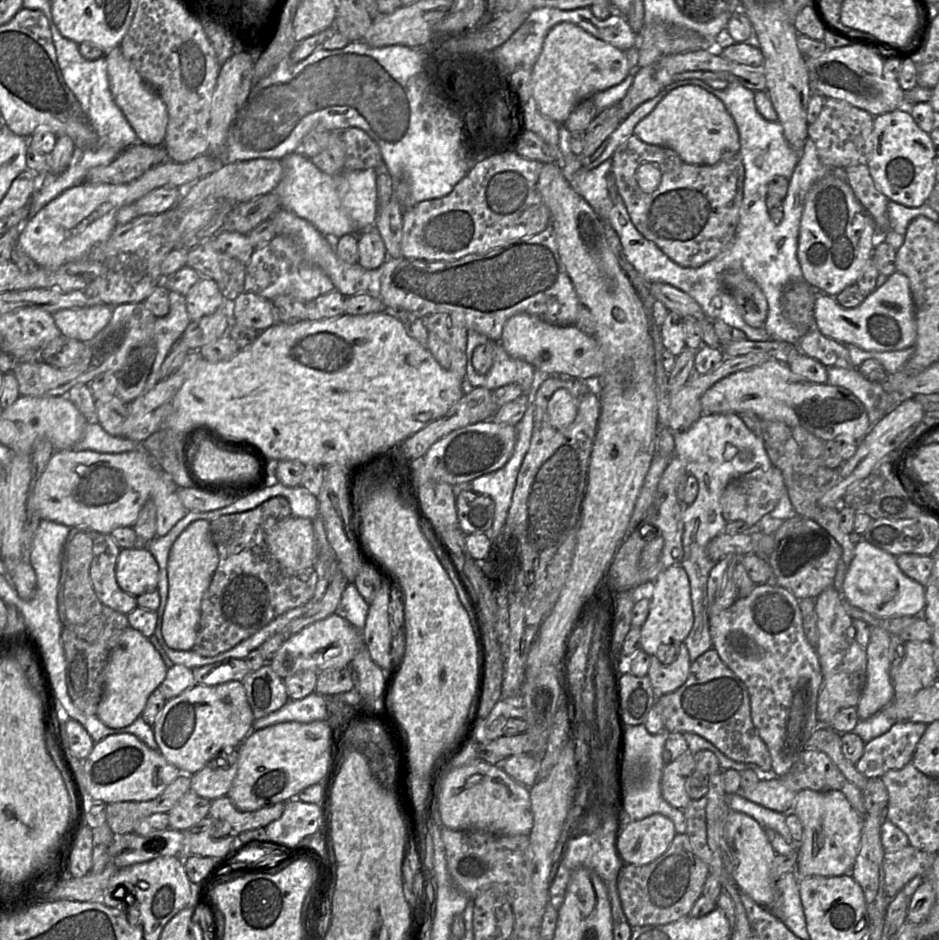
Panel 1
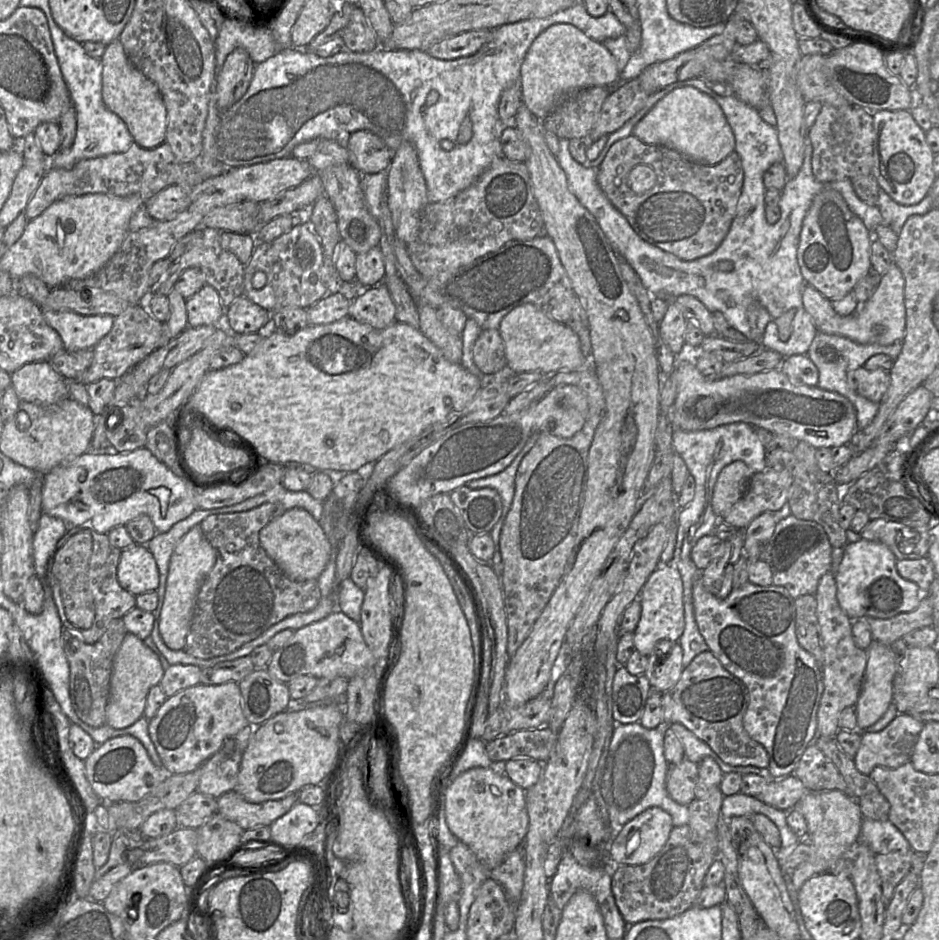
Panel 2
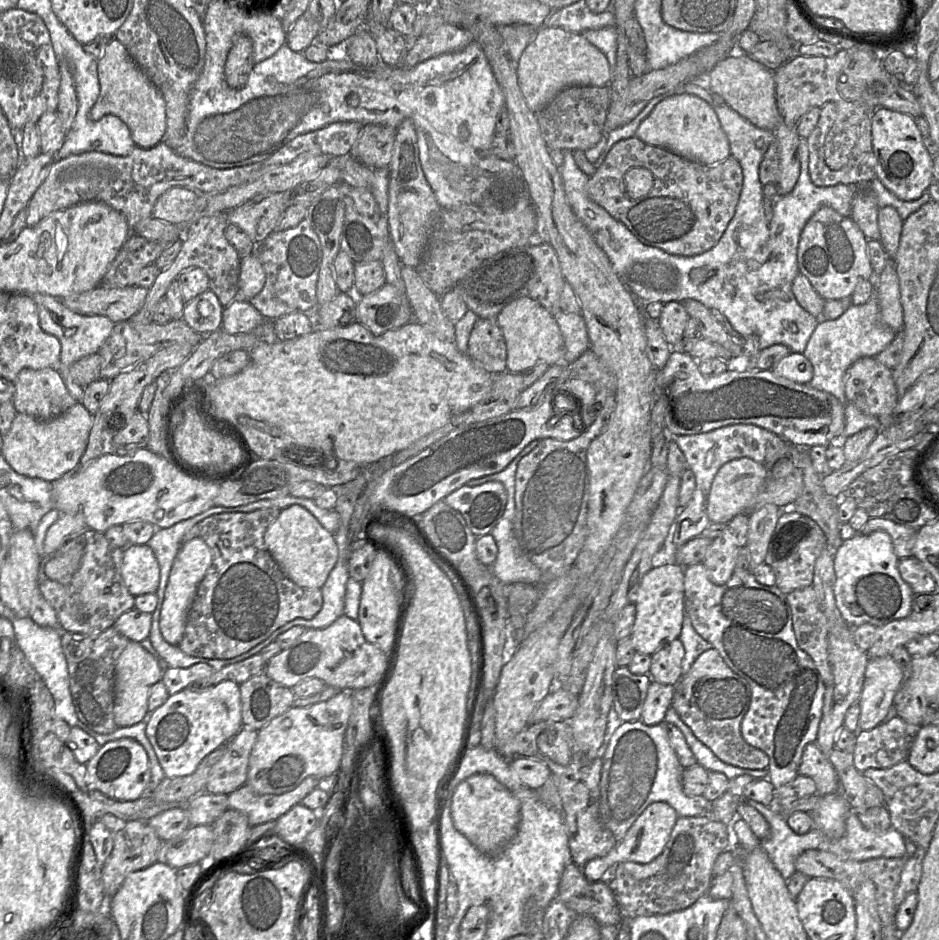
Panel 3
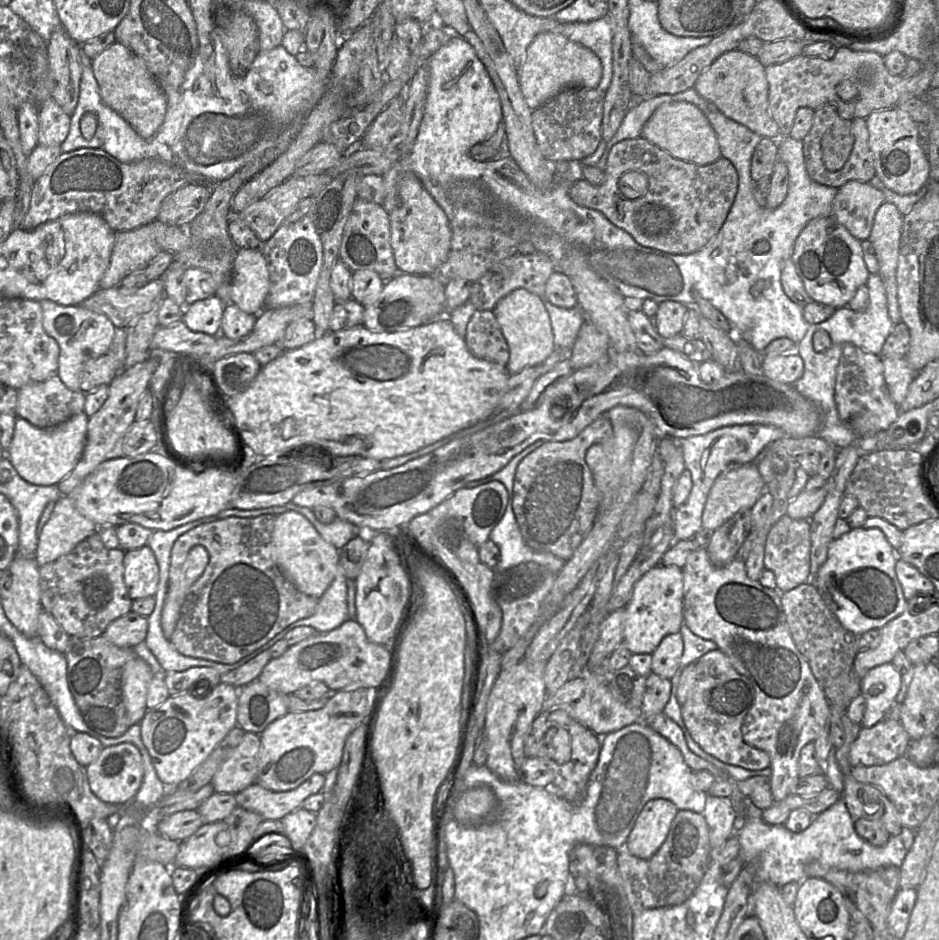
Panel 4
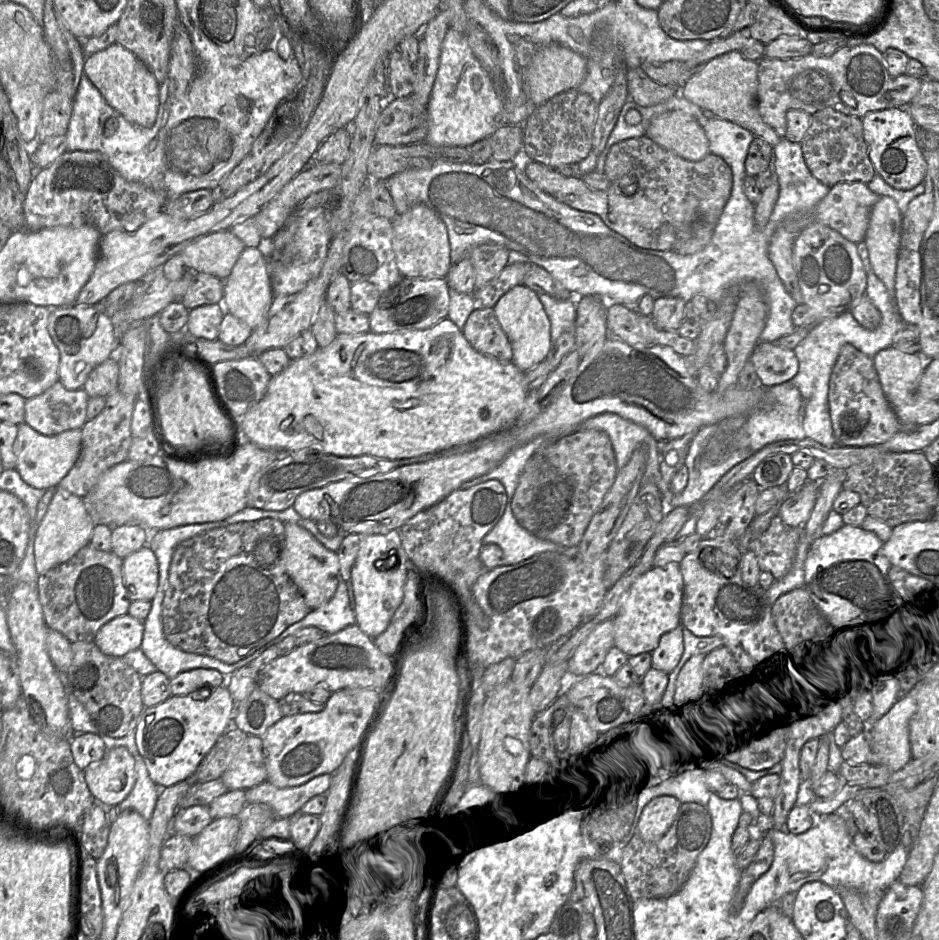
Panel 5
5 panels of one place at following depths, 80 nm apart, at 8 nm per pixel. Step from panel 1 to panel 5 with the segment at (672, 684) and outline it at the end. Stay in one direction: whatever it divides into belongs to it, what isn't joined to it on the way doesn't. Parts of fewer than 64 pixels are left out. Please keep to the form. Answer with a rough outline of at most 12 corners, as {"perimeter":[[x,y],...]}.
{"perimeter":[[680,625],[662,635],[652,668],[667,674],[684,652]]}

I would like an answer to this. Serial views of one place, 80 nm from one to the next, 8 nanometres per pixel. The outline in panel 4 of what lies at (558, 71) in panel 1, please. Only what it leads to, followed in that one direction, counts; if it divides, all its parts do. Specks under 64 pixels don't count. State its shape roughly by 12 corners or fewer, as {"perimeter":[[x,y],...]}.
{"perimeter":[[538,34],[519,71],[533,111],[563,89],[596,88],[600,59]]}

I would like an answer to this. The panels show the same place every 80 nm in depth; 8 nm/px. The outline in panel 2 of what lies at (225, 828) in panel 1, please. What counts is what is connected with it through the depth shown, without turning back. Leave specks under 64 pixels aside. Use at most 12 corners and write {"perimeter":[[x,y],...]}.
{"perimeter":[[233,790],[217,799],[217,813],[246,831],[271,826],[299,793],[250,803]]}

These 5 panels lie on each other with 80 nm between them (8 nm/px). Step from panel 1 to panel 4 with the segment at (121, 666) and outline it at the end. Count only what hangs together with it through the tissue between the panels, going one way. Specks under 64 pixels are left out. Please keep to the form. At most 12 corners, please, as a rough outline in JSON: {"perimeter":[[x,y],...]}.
{"perimeter":[[139,656],[122,674],[122,695],[130,725],[140,724],[154,677]]}

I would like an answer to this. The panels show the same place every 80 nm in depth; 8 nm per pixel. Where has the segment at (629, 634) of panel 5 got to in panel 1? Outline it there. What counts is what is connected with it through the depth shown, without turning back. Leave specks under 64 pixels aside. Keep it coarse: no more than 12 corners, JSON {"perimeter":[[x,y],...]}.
{"perimeter":[[680,564],[653,581],[641,650],[683,643],[693,626]]}

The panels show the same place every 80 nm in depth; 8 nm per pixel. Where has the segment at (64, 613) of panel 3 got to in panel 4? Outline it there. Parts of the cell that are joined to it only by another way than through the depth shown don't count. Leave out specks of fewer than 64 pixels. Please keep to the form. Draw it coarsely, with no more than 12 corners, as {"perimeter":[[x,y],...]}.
{"perimeter":[[97,532],[40,567],[40,599],[69,636],[132,611],[121,548]]}

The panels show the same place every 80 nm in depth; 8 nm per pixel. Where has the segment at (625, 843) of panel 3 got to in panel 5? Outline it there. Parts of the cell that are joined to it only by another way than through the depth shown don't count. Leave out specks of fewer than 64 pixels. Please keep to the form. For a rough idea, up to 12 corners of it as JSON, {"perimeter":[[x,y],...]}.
{"perimeter":[[653,799],[642,810],[637,835],[659,841],[671,827],[681,803]]}

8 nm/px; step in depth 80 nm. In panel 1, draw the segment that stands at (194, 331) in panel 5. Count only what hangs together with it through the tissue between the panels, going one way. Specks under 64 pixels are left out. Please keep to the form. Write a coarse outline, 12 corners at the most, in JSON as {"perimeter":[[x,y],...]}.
{"perimeter":[[202,277],[185,302],[190,321],[222,309],[215,281]]}

